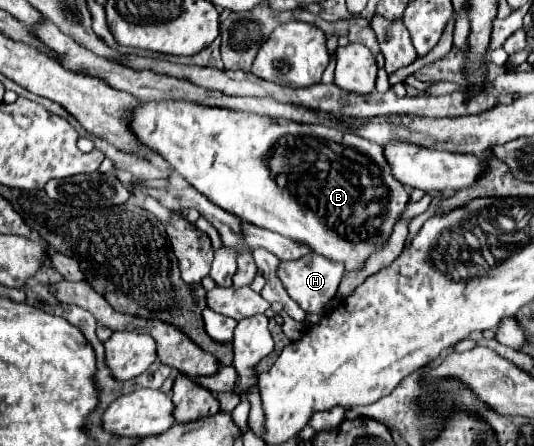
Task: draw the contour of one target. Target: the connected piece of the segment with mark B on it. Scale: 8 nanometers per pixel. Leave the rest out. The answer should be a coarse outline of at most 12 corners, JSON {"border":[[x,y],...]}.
{"border":[[185,101],[131,127],[217,207],[343,263],[409,203],[345,129]]}

